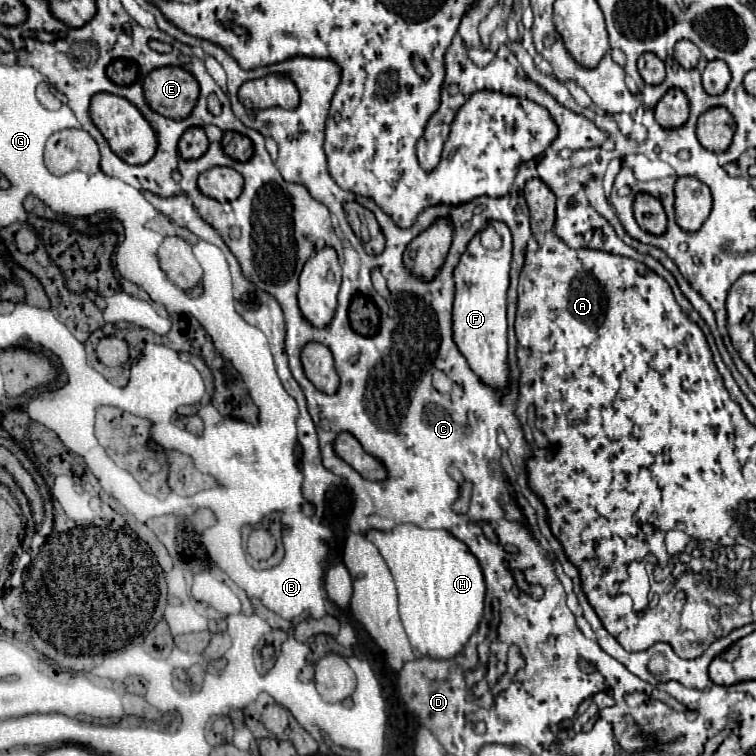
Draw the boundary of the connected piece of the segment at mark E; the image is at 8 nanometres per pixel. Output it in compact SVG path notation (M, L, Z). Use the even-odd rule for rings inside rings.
M159 67L143 79L145 101L169 119L185 119L199 97L199 83L181 67Z

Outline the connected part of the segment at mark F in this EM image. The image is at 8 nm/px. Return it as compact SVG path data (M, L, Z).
M491 221L495 231L503 239L499 251L489 251L481 245L479 235L471 239L467 251L461 255L455 267L455 303L453 303L453 341L467 359L475 375L499 395L509 385L509 361L507 361L507 289L511 269L511 231L501 221Z

